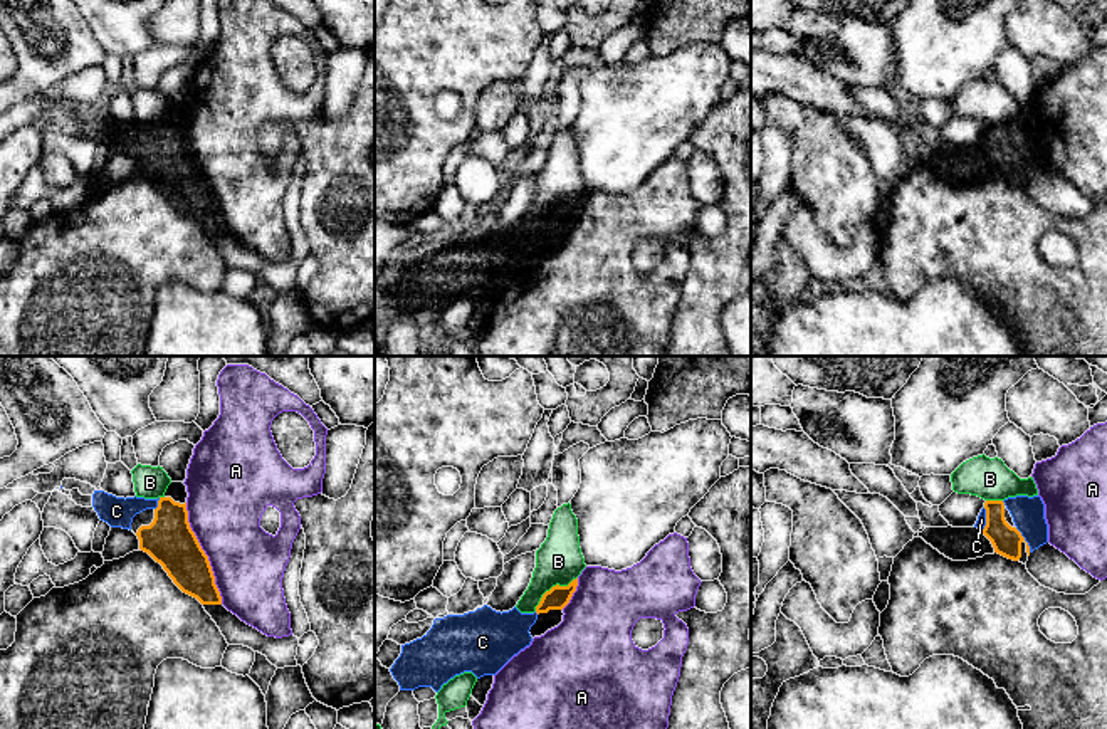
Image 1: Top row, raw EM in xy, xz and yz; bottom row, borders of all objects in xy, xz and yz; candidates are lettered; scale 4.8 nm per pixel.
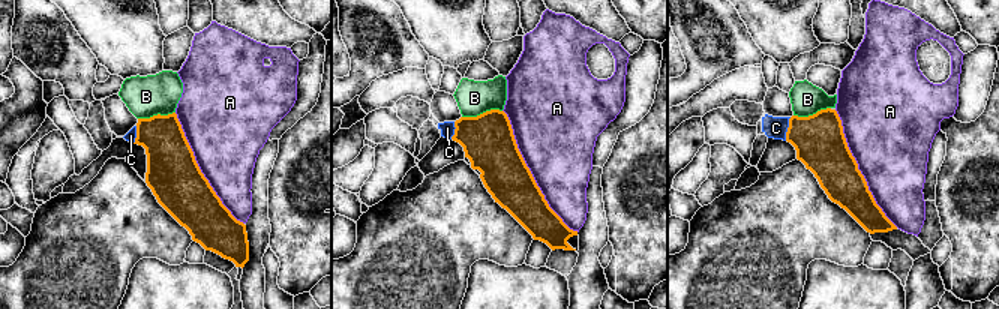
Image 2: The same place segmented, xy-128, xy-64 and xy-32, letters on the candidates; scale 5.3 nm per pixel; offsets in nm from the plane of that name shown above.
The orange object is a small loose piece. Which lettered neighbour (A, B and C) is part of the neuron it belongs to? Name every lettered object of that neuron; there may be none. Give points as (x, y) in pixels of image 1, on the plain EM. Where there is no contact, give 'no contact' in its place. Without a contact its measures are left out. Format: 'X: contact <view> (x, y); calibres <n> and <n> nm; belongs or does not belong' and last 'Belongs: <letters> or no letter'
A: contact xy (204, 177); calibres 240 and 360 nm; does not belong
B: contact xz (553, 210); calibres 110 and 220 nm; does not belong
C: contact yz (986, 143); calibres 140 and 50 nm; belongs
Belongs: C

